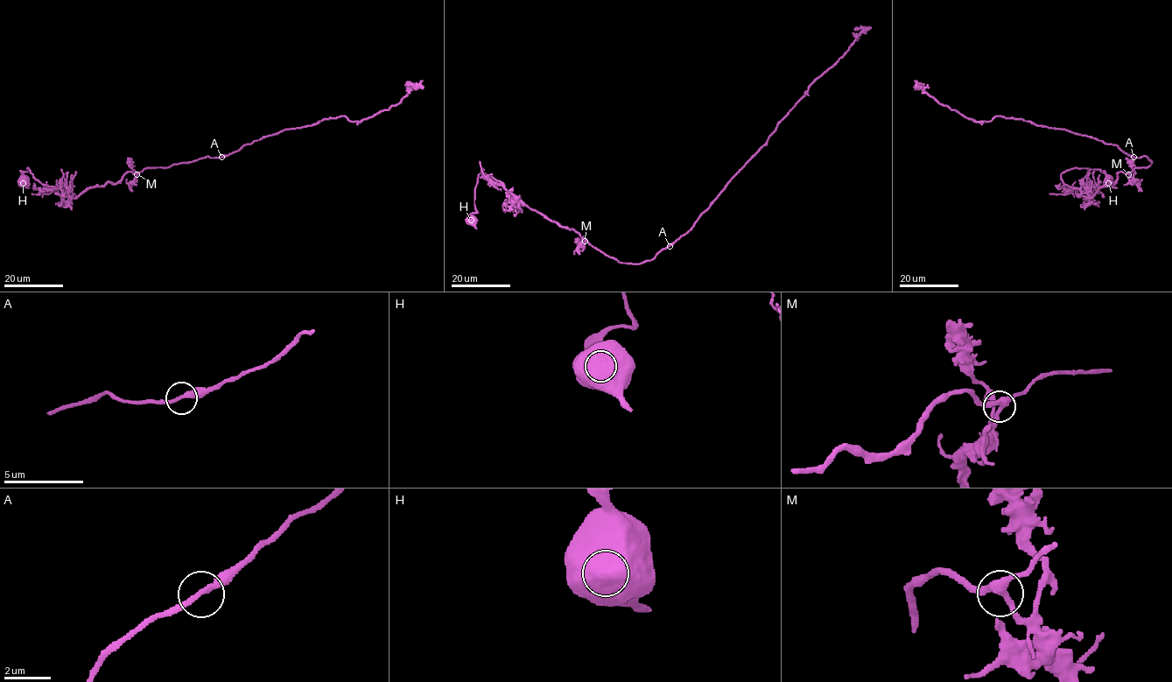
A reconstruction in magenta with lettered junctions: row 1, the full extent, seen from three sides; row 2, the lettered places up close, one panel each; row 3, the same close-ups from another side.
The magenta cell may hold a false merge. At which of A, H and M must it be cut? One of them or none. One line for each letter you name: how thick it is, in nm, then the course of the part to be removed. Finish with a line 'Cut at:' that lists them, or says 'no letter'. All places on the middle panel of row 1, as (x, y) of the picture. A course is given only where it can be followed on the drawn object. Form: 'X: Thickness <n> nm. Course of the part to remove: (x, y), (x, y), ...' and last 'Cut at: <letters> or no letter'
Cut at: no letter

